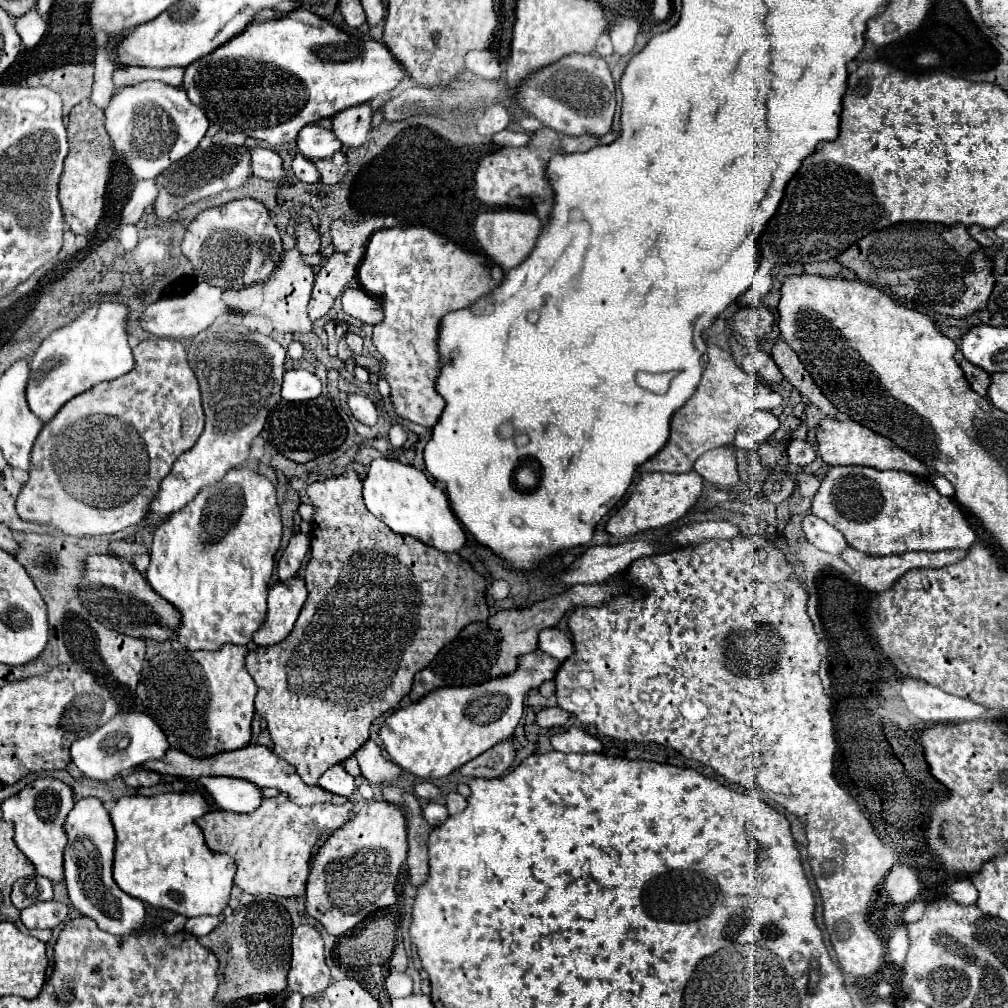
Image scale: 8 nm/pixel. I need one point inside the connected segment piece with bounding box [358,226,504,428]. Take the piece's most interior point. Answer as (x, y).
(421, 276)

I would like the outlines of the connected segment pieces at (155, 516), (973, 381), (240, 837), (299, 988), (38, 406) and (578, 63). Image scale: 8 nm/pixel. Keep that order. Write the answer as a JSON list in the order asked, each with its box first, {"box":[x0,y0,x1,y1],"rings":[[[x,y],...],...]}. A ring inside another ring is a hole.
[{"box":[146,324,286,526],"rings":[[[222,324],[200,332],[188,350],[188,362],[202,390],[206,428],[192,450],[184,452],[160,482],[158,496],[152,500],[146,524],[158,526],[174,510],[184,508],[204,486],[216,484],[230,468],[248,460],[250,444],[264,428],[268,412],[280,400],[286,350],[270,336],[250,332],[240,324]]]},{"box":[960,360,990,396],"rings":[[[960,360],[960,366],[966,374],[966,380],[970,382],[970,388],[980,396],[986,396],[986,388],[990,386],[990,374],[982,368],[976,368],[974,364],[968,364],[968,360]]]},{"box":[196,794,352,898],"rings":[[[284,794],[264,798],[264,804],[256,812],[236,814],[224,810],[212,810],[204,814],[196,824],[202,828],[206,844],[216,852],[226,852],[236,860],[234,884],[248,894],[274,894],[280,898],[298,898],[306,894],[308,862],[314,844],[322,834],[340,828],[352,812],[352,802],[342,806],[314,804],[298,806]]]},{"box":[288,924,332,996],"rings":[[[300,924],[292,934],[292,966],[288,972],[288,990],[300,992],[302,996],[314,996],[324,992],[324,988],[332,982],[330,968],[324,958],[324,940],[316,928],[310,924]]]},{"box":[26,302,134,422],"rings":[[[116,302],[92,306],[68,326],[52,332],[36,350],[30,364],[30,378],[26,384],[26,400],[30,410],[48,422],[56,412],[74,396],[90,390],[92,386],[114,380],[134,368],[134,356],[128,346],[126,334],[128,308]]]},{"box":[518,54,616,136],"rings":[[[598,54],[564,56],[556,64],[528,76],[528,80],[522,82],[518,96],[524,112],[536,116],[544,122],[544,126],[560,134],[602,136],[612,128],[616,110],[616,88],[606,60]]]}]

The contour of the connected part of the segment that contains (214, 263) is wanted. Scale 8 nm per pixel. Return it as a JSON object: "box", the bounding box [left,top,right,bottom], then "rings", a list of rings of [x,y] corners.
{"box":[182,198,282,288],"rings":[[[252,198],[204,210],[190,222],[182,242],[182,254],[192,262],[196,276],[222,288],[244,288],[266,280],[280,264],[282,252],[282,236],[268,208]]]}

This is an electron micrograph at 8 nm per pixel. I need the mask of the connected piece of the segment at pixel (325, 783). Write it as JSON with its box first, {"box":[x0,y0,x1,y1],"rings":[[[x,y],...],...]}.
{"box":[318,764,356,798],"rings":[[[342,764],[332,766],[326,774],[322,774],[320,780],[318,780],[318,786],[324,788],[324,790],[330,790],[334,794],[346,796],[346,798],[352,798],[354,792],[356,792],[354,778],[342,768]]]}

